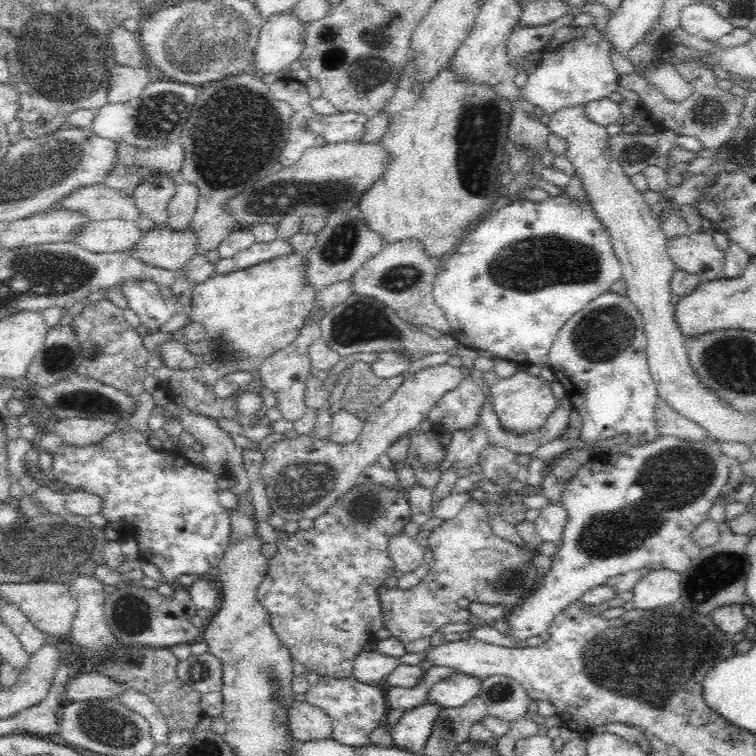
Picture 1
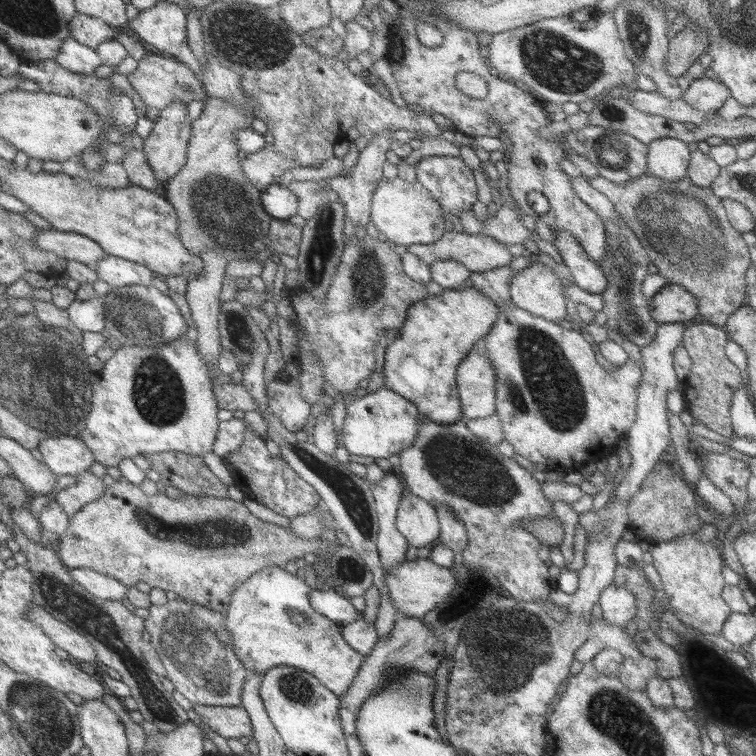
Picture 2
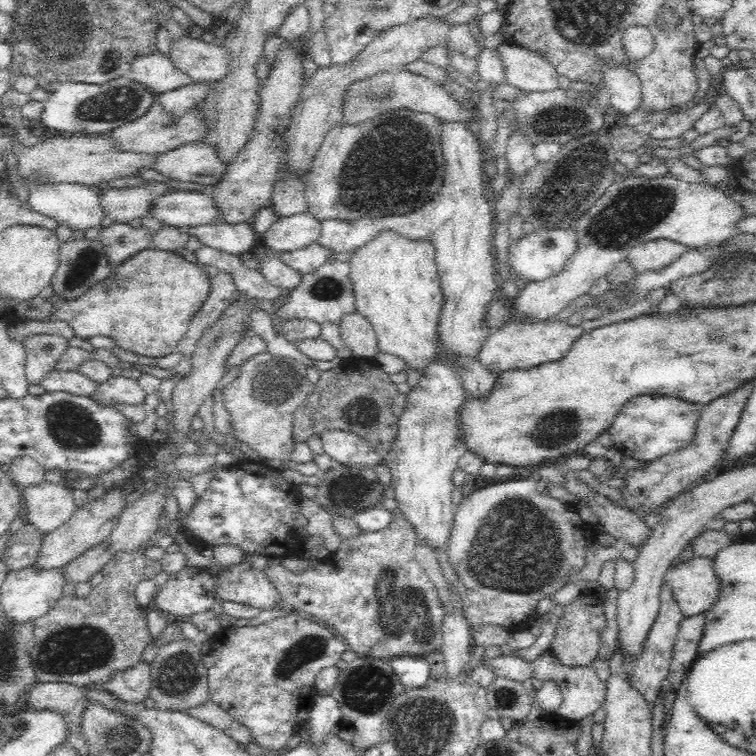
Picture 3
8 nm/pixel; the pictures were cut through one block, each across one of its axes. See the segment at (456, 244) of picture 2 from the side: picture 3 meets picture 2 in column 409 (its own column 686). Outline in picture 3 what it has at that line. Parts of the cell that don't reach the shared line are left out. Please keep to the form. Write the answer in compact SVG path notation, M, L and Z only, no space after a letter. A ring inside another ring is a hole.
M658 239L633 246L628 253L627 261L637 274L642 274L662 270L690 250L692 248L673 240Z

